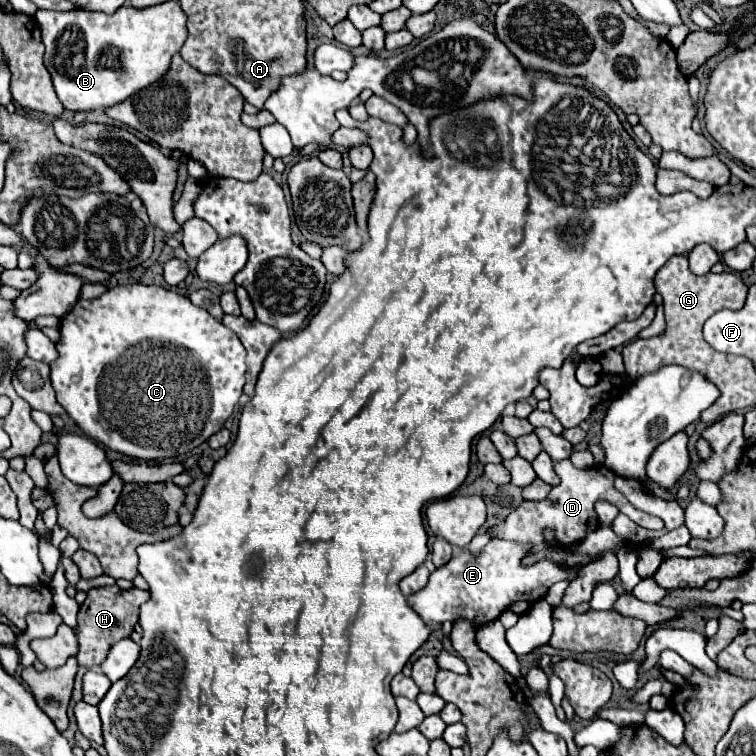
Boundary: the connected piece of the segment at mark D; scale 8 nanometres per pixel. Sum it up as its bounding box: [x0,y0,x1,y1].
[492,459,664,549]

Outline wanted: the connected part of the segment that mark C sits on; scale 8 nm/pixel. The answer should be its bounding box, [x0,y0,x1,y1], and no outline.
[50,283,246,461]

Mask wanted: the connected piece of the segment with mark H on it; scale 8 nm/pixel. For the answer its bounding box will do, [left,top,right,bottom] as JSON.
[78,585,150,667]

